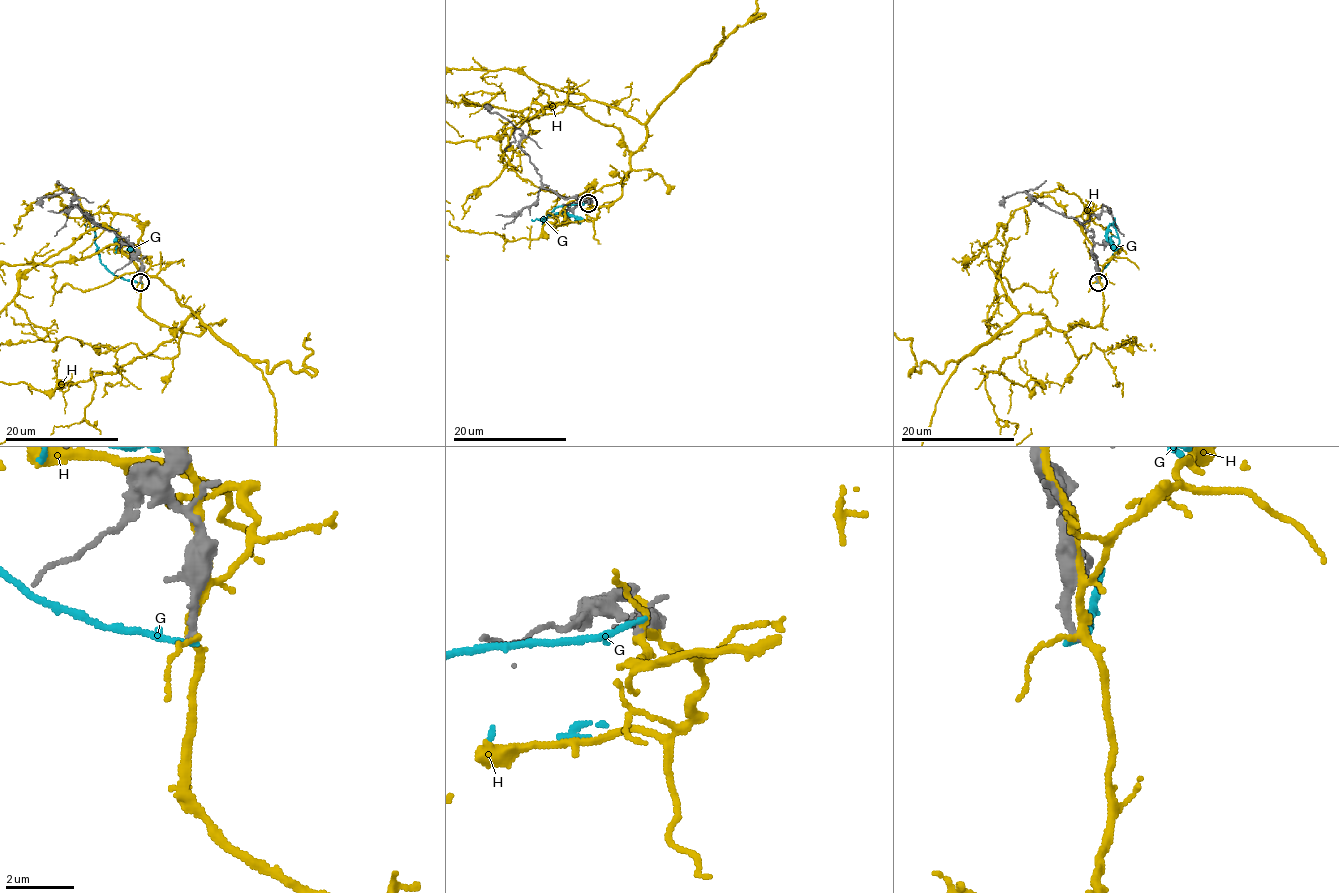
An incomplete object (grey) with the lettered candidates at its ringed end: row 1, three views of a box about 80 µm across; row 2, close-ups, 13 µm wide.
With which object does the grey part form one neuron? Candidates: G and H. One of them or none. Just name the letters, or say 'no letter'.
no letter

